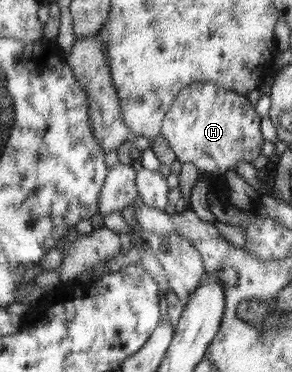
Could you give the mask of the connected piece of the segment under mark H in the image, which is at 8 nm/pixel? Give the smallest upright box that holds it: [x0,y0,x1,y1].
[162,83,262,183]

